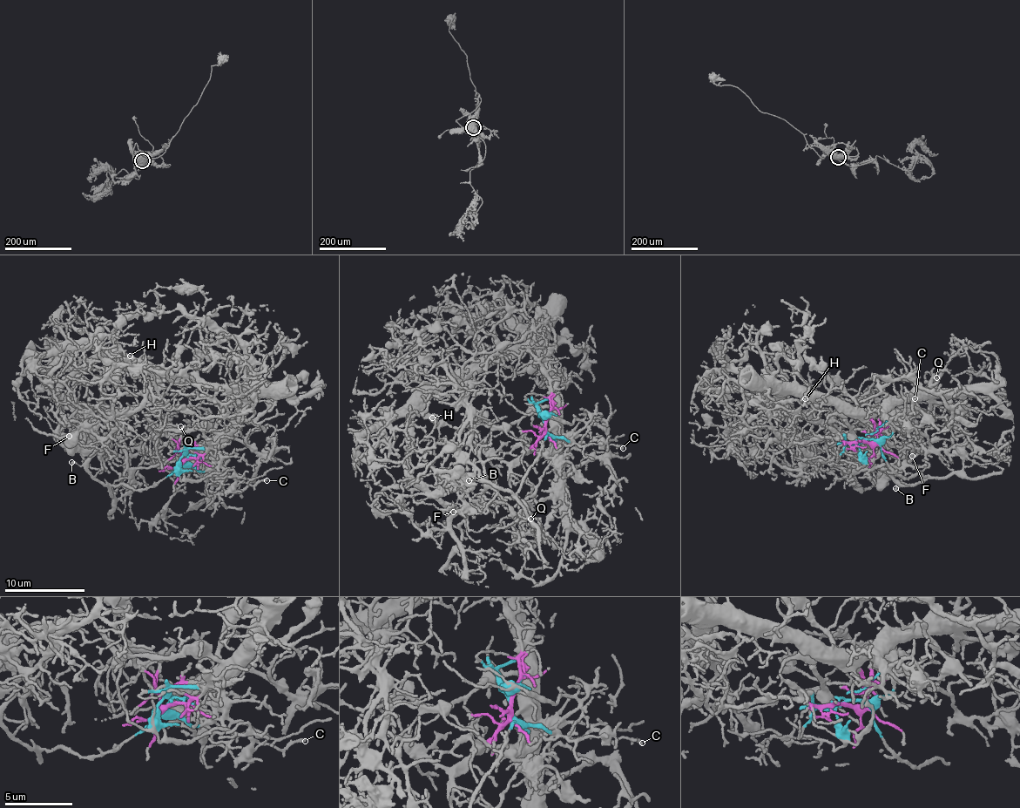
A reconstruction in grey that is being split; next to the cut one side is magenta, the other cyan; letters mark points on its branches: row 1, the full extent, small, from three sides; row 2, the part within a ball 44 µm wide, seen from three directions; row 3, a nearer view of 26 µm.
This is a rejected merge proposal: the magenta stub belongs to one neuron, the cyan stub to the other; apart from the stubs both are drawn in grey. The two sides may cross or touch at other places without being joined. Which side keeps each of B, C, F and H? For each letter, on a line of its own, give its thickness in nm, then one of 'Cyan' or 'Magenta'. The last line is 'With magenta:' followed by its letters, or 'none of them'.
B: Thickness 170 nm. Cyan
C: Thickness 200 nm. Cyan
F: Thickness 220 nm. Cyan
H: Thickness 140 nm. Magenta
With magenta: H

